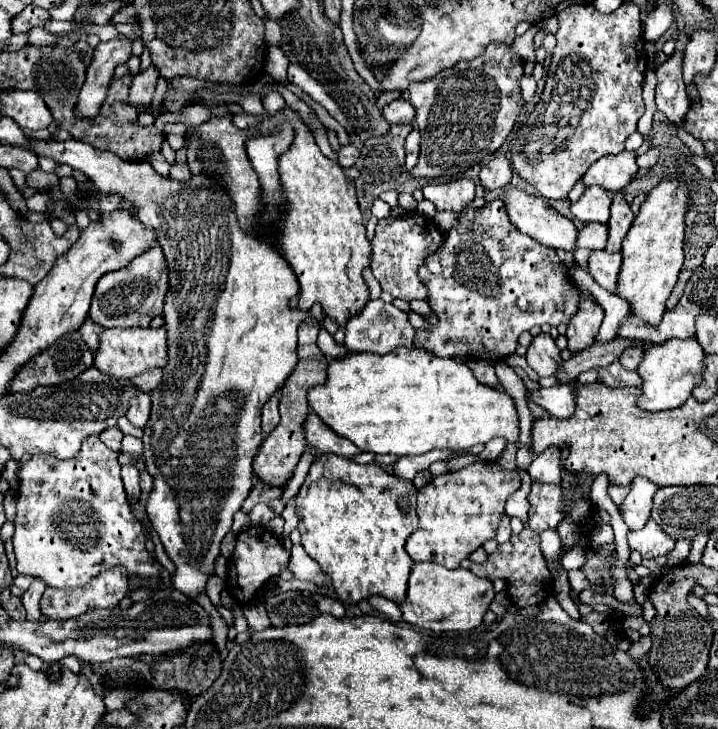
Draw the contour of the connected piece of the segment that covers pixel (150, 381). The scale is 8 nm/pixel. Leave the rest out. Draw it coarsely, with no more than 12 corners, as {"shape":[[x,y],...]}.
{"shape":[[152,370],[132,378],[132,384],[144,392],[162,384],[164,370]]}

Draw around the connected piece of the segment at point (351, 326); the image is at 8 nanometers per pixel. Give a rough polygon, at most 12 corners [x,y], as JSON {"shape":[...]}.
{"shape":[[370,300],[346,324],[348,352],[388,354],[414,340],[408,314]]}

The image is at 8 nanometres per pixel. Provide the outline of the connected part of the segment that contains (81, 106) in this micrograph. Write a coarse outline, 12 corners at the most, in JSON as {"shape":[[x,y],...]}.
{"shape":[[130,40],[98,44],[74,108],[100,114],[114,68],[132,54]]}

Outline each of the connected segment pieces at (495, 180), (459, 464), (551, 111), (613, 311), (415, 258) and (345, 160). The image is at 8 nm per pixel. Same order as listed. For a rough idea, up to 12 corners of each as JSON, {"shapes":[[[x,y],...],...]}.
{"shapes":[[[506,156],[492,158],[480,170],[484,190],[502,190],[512,178]],[[478,454],[454,456],[448,462],[450,470],[460,470],[464,466],[480,460]],[[640,8],[558,14],[512,168],[566,198],[644,114]],[[604,288],[594,294],[606,312],[598,342],[616,338],[622,320],[630,314],[630,304]],[[424,214],[384,218],[370,270],[392,298],[426,300],[416,270],[444,236]],[[340,146],[336,152],[340,166],[354,166],[358,148]]]}

